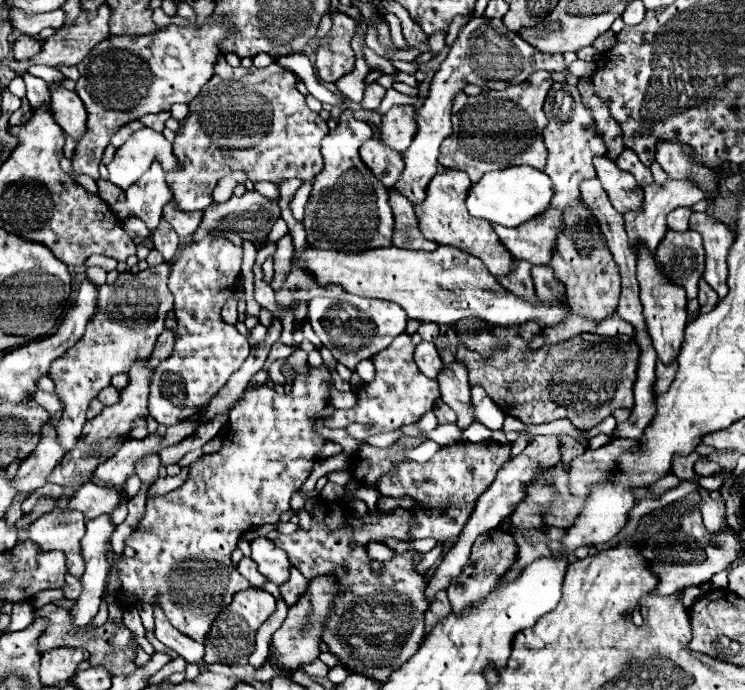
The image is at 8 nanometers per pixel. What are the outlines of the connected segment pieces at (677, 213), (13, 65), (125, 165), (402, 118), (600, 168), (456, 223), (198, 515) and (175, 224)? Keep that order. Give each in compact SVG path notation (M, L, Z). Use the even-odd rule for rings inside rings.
M676 208L668 214L666 222L668 222L668 228L670 230L676 230L676 232L686 232L688 230L688 218L690 218L692 210L688 208Z
M104 4L104 6L98 10L98 16L96 16L92 22L86 22L86 16L80 14L80 16L74 20L74 24L70 24L70 26L66 26L66 28L60 28L54 36L46 38L46 40L44 40L44 46L42 46L42 50L40 50L40 54L36 54L34 58L22 60L22 62L10 60L10 64L8 64L10 70L12 70L16 76L22 76L22 74L26 74L28 68L34 66L34 64L46 64L46 66L58 66L58 64L76 66L76 64L80 64L80 62L86 58L86 54L88 54L98 42L102 42L104 38L108 38L108 18L110 18L110 6L108 6L108 4Z
M142 128L116 150L112 162L108 164L110 182L126 190L146 172L146 168L150 168L154 160L158 160L166 172L178 170L178 158L174 156L170 142L160 132Z
M392 106L386 114L382 114L380 140L392 150L404 152L416 132L414 112L414 106Z
M606 156L604 158L594 158L594 168L596 174L602 182L602 188L606 190L612 206L624 214L638 204L642 204L642 188L636 184L634 176L630 172L622 172L614 162L610 162Z
M442 170L434 176L434 180L428 184L426 200L416 206L416 216L420 220L420 230L428 240L434 240L436 244L448 244L462 248L464 252L470 252L472 256L480 258L490 274L494 276L506 276L512 270L514 258L504 248L504 244L498 240L492 224L486 220L472 218L466 212L466 188L470 188L470 178L466 172L460 170Z
M326 366L310 368L308 374L298 374L290 392L278 392L270 386L246 390L246 396L230 410L230 430L216 454L202 456L190 464L188 480L162 496L146 498L146 512L132 534L124 540L136 554L132 560L118 560L120 606L134 606L138 602L152 604L154 598L166 614L168 622L182 634L204 644L214 618L230 606L234 592L246 590L248 580L236 570L230 560L238 540L248 528L276 524L282 512L290 510L292 494L306 482L314 466L314 454L324 444L324 438L312 430L312 416L328 404L330 372Z
M168 202L164 208L164 218L172 224L172 228L178 232L180 238L190 238L198 230L198 224L202 222L202 210L184 212L184 210L176 210L174 204Z

